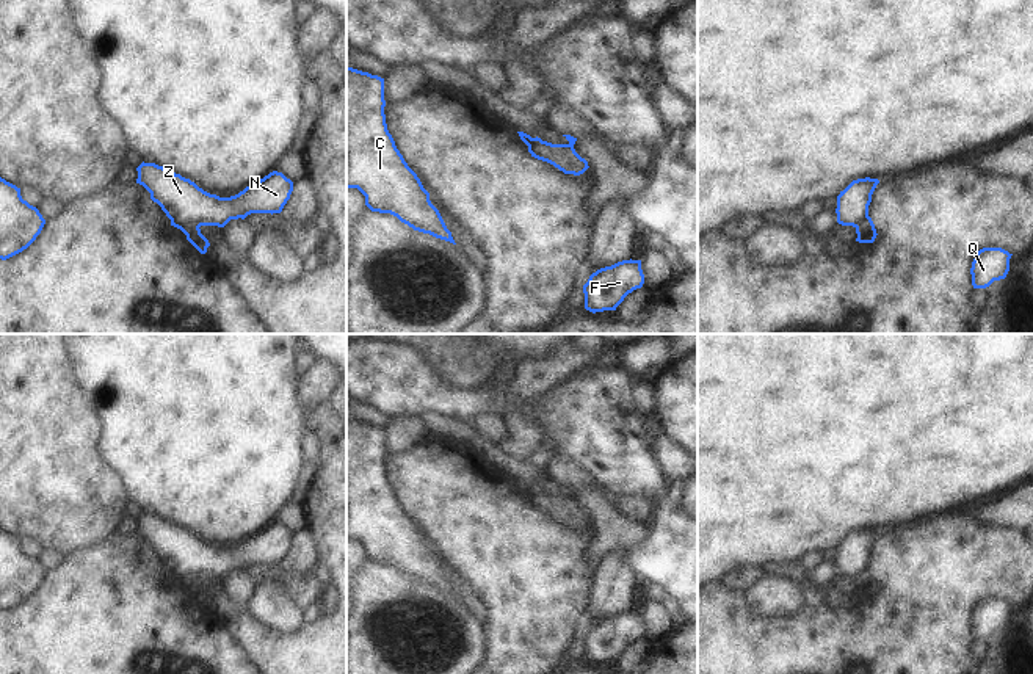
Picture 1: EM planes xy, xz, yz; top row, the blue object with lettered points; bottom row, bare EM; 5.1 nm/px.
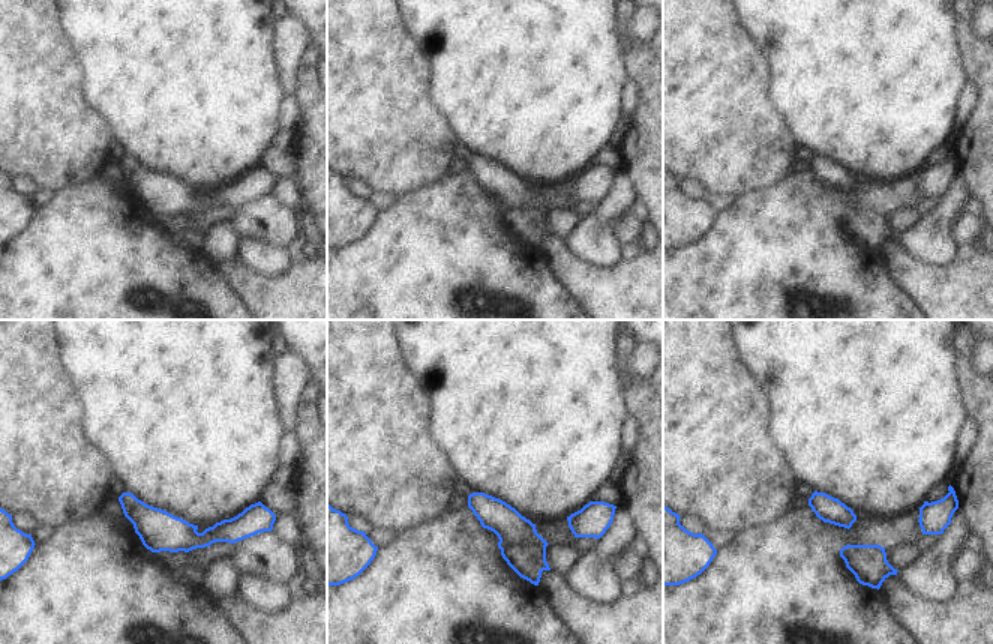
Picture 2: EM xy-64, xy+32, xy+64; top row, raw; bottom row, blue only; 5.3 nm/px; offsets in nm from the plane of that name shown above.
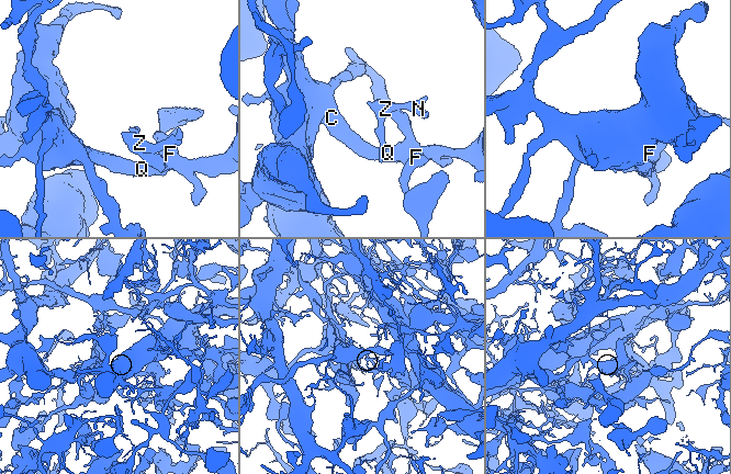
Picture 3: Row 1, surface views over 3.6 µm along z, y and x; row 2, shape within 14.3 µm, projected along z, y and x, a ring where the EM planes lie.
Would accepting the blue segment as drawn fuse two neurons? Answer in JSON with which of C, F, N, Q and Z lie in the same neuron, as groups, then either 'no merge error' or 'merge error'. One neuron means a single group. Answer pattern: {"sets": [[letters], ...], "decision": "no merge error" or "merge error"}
{"sets": [["C", "F", "Q"], ["N", "Z"]], "decision": "merge error"}

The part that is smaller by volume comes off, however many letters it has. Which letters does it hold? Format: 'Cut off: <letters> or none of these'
Cut off: N, Z

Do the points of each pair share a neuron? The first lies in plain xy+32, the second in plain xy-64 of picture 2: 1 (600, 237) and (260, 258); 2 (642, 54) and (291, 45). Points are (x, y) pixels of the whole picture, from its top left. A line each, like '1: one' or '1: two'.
1: one
2: two

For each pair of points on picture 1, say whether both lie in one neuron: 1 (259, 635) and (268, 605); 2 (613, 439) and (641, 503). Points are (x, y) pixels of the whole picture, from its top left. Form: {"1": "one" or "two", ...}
{"1": "two", "2": "two"}

